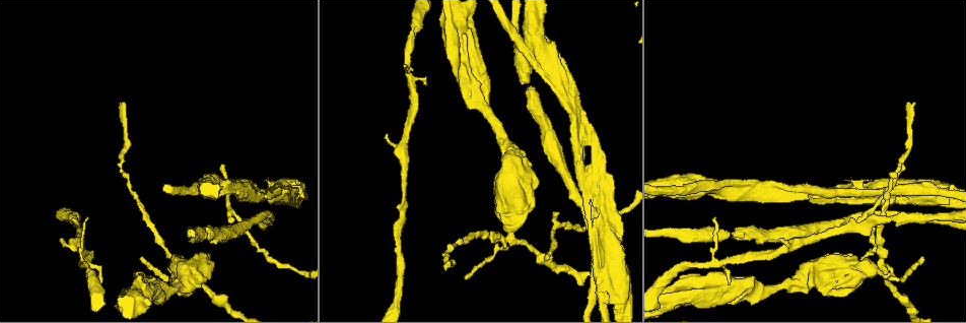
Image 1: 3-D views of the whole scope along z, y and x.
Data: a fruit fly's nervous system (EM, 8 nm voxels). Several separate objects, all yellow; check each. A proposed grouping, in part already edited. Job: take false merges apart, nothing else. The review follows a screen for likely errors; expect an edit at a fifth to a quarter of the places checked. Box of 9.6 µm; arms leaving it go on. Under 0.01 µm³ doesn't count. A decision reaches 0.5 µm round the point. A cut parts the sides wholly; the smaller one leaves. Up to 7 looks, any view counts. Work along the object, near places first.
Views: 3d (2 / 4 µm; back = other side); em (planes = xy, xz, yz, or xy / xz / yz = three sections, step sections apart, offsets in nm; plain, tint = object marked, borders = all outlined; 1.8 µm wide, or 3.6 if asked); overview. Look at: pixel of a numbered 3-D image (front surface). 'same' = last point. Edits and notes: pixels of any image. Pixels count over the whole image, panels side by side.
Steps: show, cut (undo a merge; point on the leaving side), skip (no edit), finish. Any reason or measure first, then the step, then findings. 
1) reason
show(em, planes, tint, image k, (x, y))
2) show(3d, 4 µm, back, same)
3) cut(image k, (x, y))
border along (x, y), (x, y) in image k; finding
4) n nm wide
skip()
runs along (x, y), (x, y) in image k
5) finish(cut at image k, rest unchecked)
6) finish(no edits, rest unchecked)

show(3d, 4 µm, image 1, (660, 302))

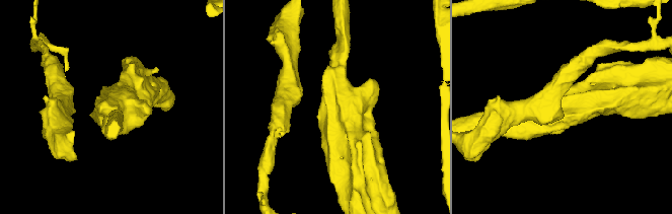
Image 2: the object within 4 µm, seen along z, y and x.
need the tissue
show(em, planes, tint, image 2, (337, 107))

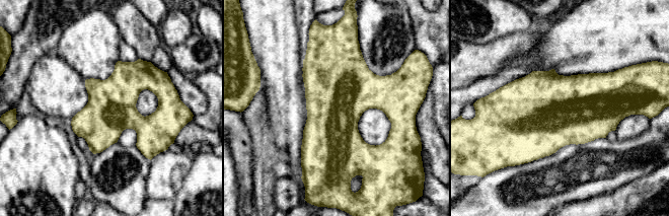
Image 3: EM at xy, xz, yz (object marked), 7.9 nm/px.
skip()
continuous, no second cell

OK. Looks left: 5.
arms part here
show(3d, 4 µm, image 1, (195, 189))

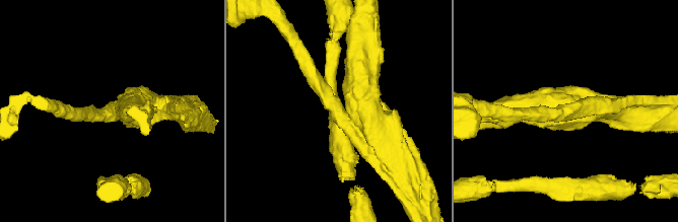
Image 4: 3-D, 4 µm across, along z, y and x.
need the tissue
show(em, xz, step 4, tint, image 4, (348, 108))

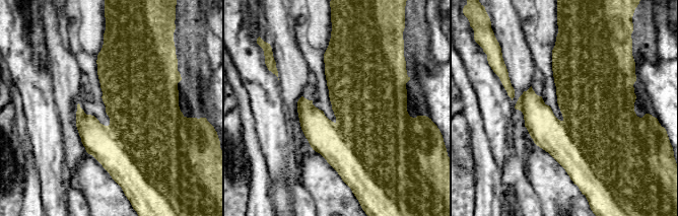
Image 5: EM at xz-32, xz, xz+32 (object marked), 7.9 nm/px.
cut it another way
show(em, planes, tint, same)

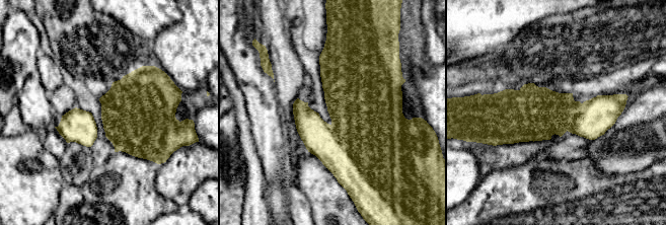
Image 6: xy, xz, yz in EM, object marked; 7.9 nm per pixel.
380 nm wide
cut(image 6, (318, 137))
border along (330, 125), (340, 143), (365, 175) in image 6; a second cell is stuck on

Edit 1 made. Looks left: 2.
finish(cut at image 6, rest unchecked)

